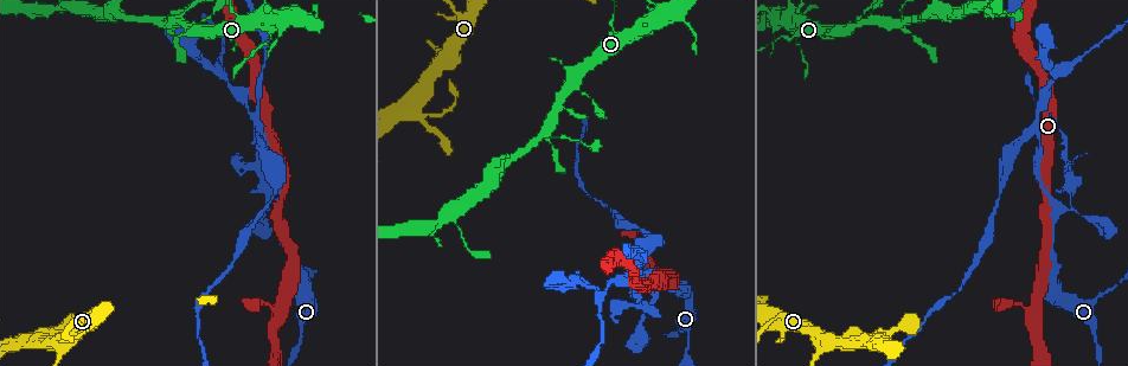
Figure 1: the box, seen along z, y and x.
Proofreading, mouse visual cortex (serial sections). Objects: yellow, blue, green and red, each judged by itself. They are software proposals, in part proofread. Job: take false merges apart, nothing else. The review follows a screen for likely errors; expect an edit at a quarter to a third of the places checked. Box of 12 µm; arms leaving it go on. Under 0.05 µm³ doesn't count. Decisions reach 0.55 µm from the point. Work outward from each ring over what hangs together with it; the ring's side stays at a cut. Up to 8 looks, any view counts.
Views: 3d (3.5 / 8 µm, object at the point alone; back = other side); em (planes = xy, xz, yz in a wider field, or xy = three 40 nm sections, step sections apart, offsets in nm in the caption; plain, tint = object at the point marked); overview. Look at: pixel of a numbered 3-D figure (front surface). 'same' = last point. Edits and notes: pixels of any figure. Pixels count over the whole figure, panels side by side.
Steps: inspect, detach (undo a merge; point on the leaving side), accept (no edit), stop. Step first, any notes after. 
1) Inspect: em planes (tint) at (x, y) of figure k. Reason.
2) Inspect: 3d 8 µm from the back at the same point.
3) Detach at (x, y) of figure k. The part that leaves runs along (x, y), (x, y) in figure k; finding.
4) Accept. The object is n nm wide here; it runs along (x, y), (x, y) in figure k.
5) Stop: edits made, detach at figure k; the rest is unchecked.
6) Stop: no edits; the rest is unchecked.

Inspect: 3d 3.5 µm at (652, 296) of figure 1. Calibre changes.

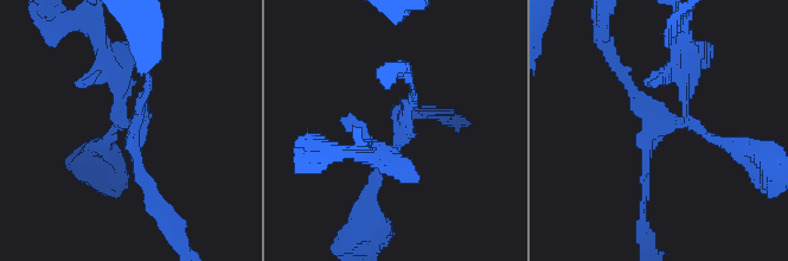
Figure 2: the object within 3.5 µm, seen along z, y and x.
Inspect: em xy step 5 (tint) at (658, 125) of figure 2. 4 arms meet here; the arms are 150, 150, 150, 150 nm wide; now the EM.

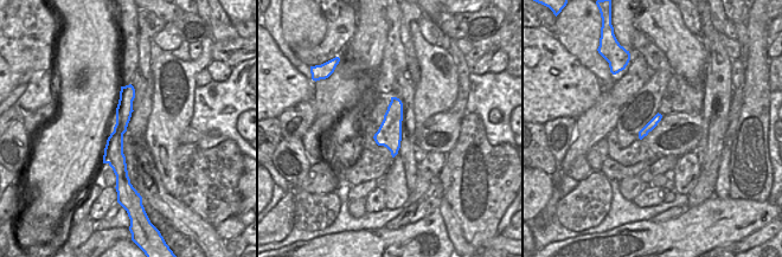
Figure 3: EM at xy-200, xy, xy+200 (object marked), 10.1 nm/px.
Inspect: em xy step 1 (tint) at the same point. Another direction.

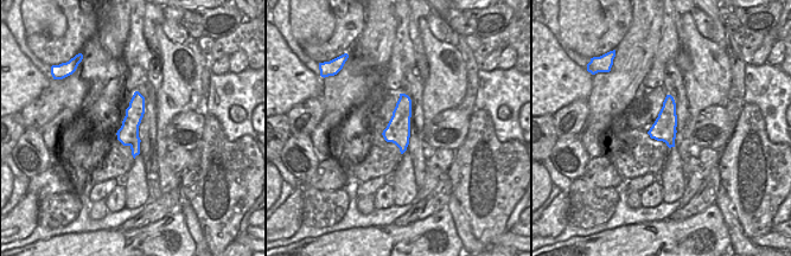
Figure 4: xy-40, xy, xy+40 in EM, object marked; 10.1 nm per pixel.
Detach at (683, 74) of figure 2. The object is 240 nm wide here; the part that leaves runs along (685, 112), (677, 61), (685, 31) in figure 2; two cells meet here.

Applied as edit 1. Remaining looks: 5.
Inspect: overview.

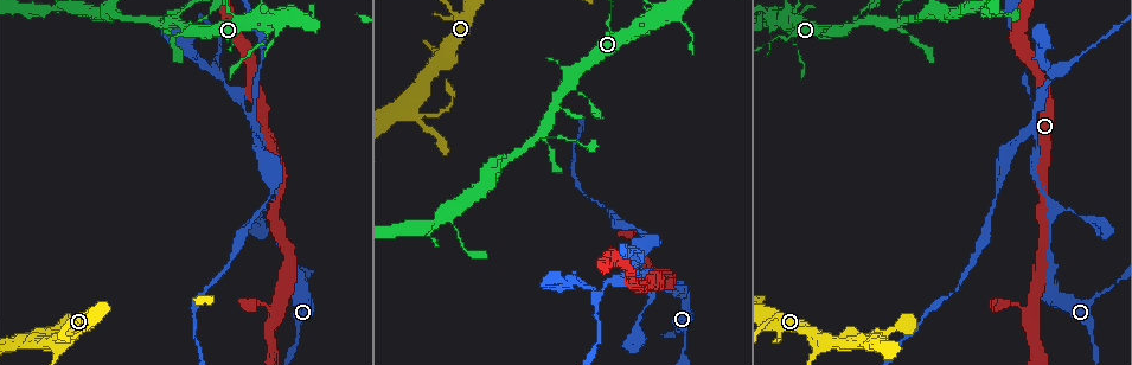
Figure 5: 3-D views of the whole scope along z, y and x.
Inspect: 3d 3.5 µm at (1036, 132) of figure 5. Sharp bend.

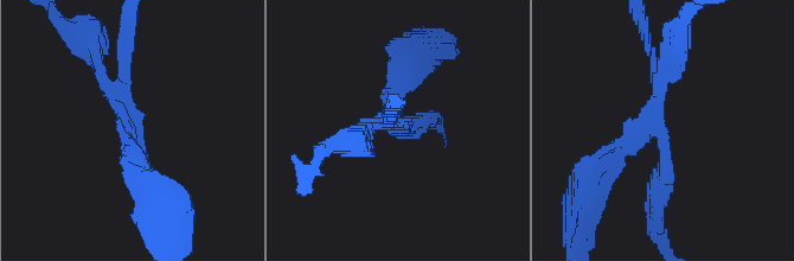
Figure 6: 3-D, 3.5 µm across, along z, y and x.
Inspect: em xy step 5 (tint) at (656, 130) of figure 6. 4 arms meet here; the arms are 150, 150, 150, 300 nm wide; shape alone is not enough.

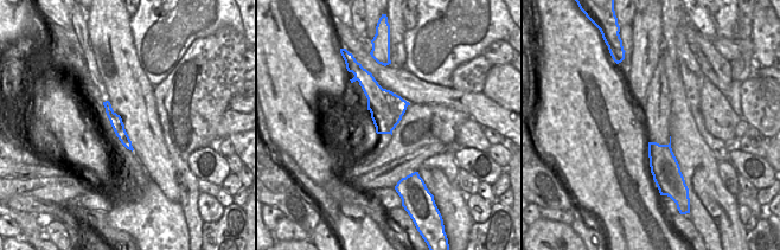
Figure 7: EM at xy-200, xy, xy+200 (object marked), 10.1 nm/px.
Detach at (97, 42) of figure 6. The part that leaves runs along (121, 107), (88, 37), (74, 30) in figure 6; two cells meet here.

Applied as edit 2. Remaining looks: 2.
Stop: edits made, detach at figure 2, detach at figure 6; the rest is unchecked.

